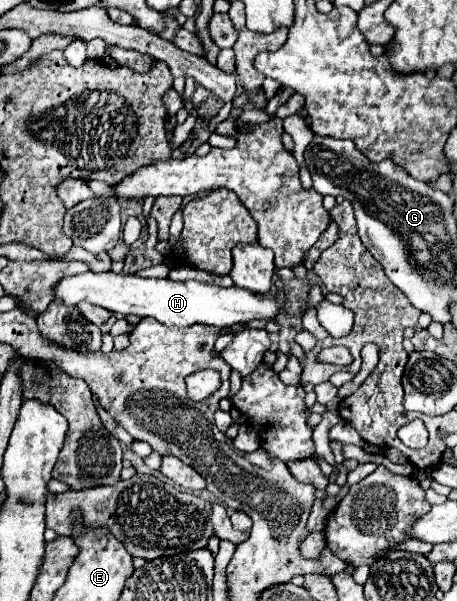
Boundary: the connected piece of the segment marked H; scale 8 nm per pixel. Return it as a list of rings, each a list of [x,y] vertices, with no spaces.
[[[84,272],[78,276],[64,278],[56,286],[56,298],[68,306],[90,302],[114,314],[122,314],[122,316],[130,316],[130,314],[136,314],[140,318],[150,316],[166,326],[186,328],[194,324],[206,324],[206,326],[216,326],[216,328],[230,328],[234,324],[248,324],[250,320],[274,320],[282,314],[302,316],[310,308],[318,308],[318,304],[324,300],[324,294],[318,286],[314,286],[304,300],[276,302],[264,296],[254,296],[250,290],[238,288],[238,286],[222,288],[222,286],[204,284],[198,280],[174,282],[170,278],[156,280],[156,278],[142,278],[138,274],[126,276],[126,274],[114,274],[114,272],[104,272],[104,274]]]

